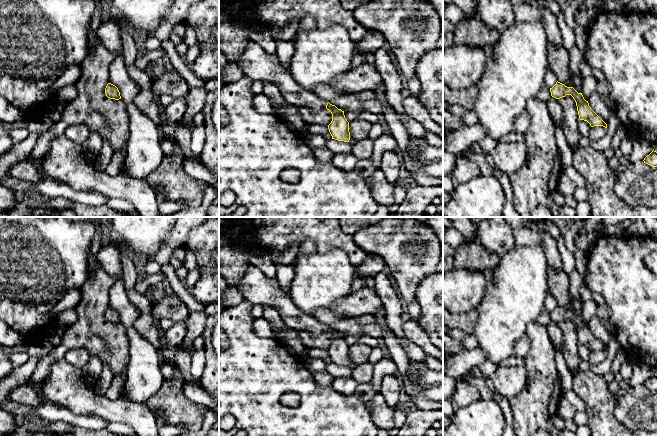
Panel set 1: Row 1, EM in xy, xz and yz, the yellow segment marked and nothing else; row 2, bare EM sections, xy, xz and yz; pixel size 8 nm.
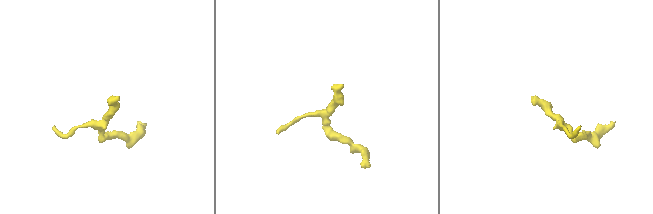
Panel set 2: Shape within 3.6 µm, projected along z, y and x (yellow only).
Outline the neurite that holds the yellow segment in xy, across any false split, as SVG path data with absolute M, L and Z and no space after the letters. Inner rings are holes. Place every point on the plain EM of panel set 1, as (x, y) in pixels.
M111 307L107 308L107 310L105 312L105 318L110 323L115 323L115 324L121 323L120 316L119 316L118 312Z

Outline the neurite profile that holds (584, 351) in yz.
M579 344L579 356L581 361L588 361L590 358L591 350L587 345Z

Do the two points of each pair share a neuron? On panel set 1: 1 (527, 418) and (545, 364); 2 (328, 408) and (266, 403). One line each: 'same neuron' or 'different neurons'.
1: same neuron
2: same neuron

